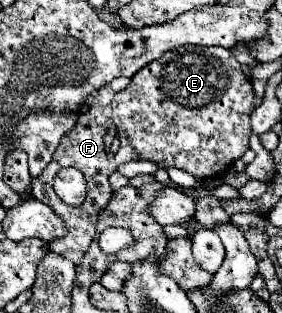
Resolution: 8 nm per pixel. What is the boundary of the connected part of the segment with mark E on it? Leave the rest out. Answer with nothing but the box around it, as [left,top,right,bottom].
[113,45,255,181]

